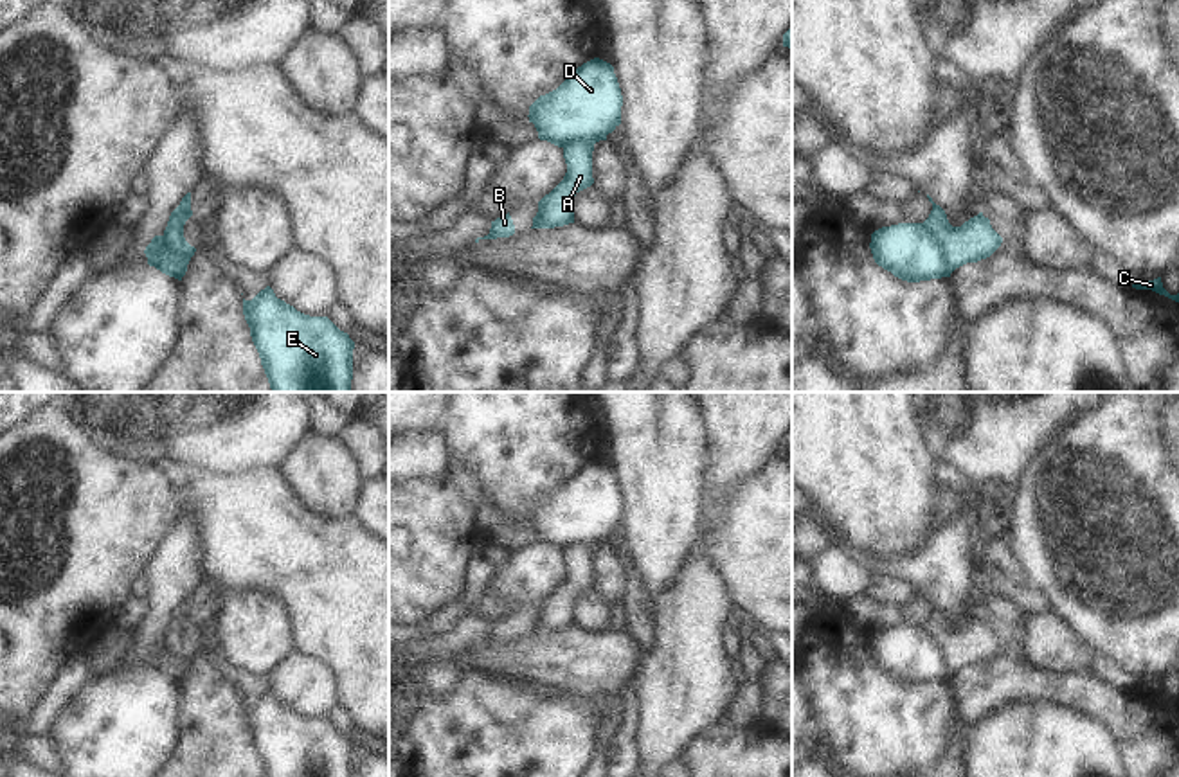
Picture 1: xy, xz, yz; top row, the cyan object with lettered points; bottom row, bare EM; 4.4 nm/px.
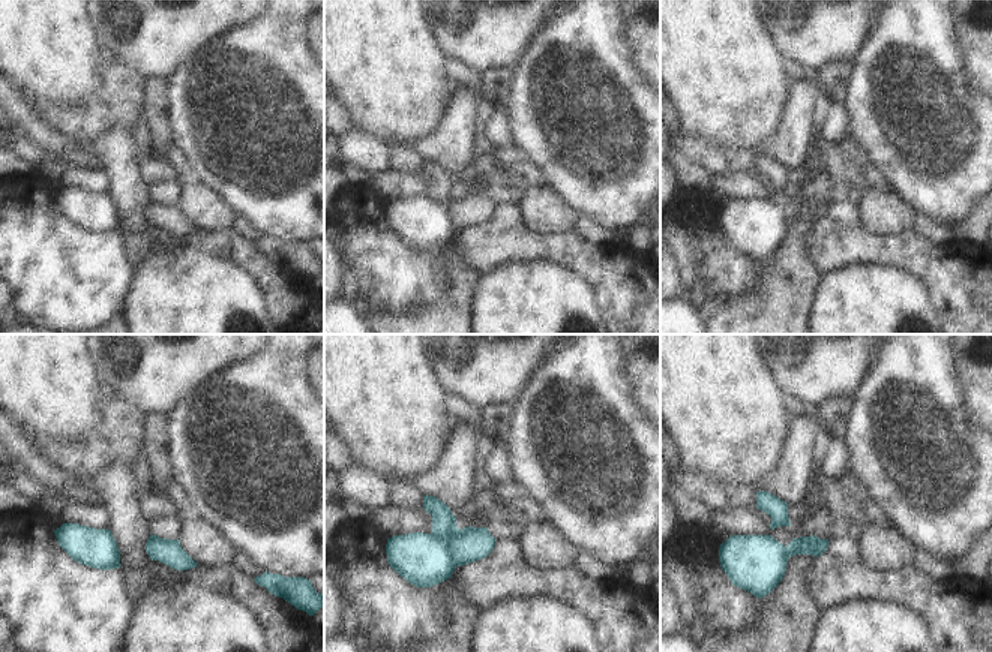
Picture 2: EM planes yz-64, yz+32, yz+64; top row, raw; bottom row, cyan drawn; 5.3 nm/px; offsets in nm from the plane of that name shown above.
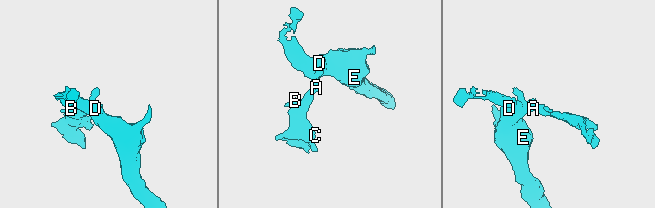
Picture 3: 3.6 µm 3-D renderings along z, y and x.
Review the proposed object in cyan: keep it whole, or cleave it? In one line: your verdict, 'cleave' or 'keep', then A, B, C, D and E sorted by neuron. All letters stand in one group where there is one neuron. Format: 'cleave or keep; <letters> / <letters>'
cleave; A B C / D E

